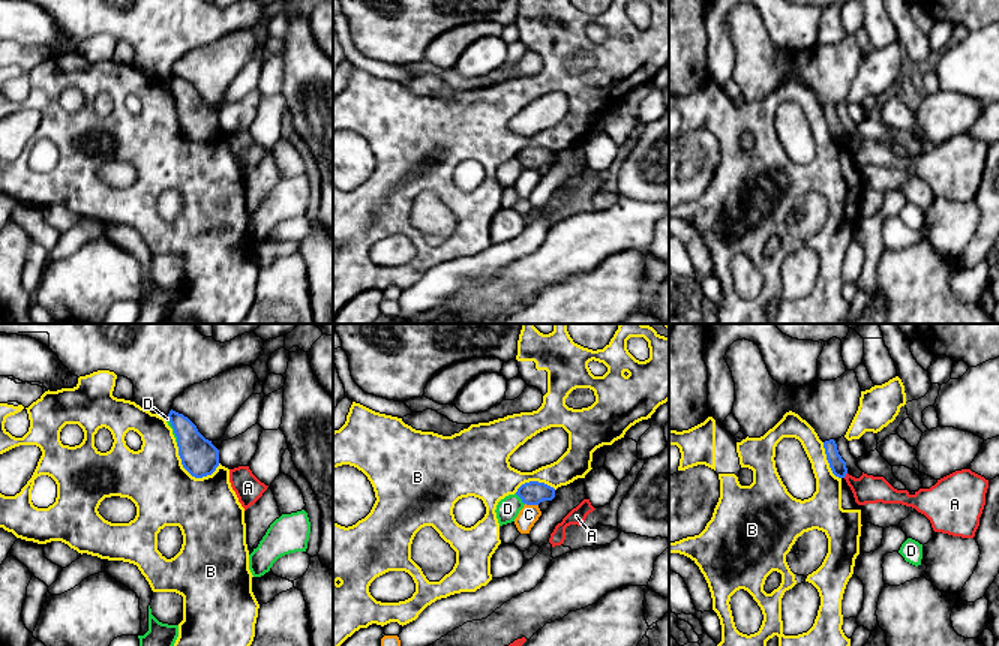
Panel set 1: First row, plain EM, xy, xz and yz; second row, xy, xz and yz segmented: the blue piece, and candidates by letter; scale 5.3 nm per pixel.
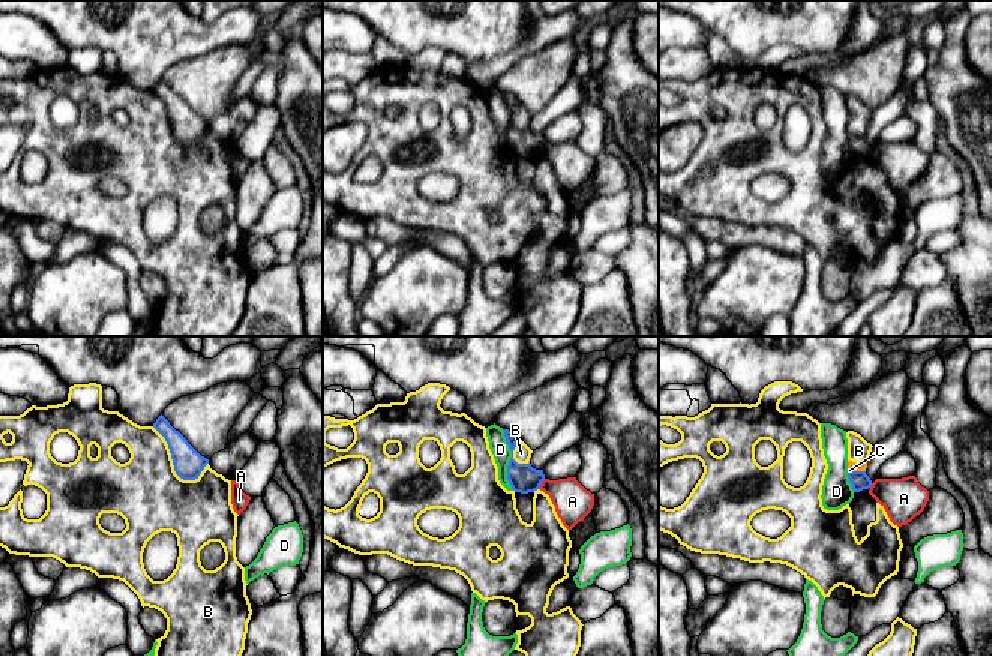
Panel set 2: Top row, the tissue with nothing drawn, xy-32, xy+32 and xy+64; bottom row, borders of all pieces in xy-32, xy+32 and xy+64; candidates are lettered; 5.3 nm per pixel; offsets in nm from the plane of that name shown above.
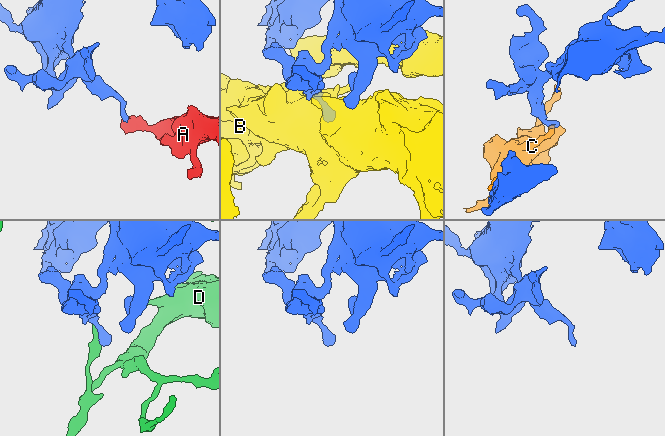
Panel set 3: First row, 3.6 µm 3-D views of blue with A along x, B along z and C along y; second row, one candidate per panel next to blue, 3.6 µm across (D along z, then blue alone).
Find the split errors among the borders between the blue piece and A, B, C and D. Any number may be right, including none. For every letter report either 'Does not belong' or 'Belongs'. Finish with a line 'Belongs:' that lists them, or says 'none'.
A: Does not belong
B: Does not belong
C: Does not belong
D: Does not belong
Belongs: none

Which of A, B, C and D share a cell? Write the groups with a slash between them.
A / B / C / D

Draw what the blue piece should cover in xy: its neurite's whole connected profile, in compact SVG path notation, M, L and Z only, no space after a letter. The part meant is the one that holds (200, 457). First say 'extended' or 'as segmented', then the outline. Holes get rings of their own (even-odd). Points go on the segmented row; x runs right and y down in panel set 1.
as segmented; M171 409L168 418L177 436L183 468L195 478L212 475L219 466L219 450L183 414Z

